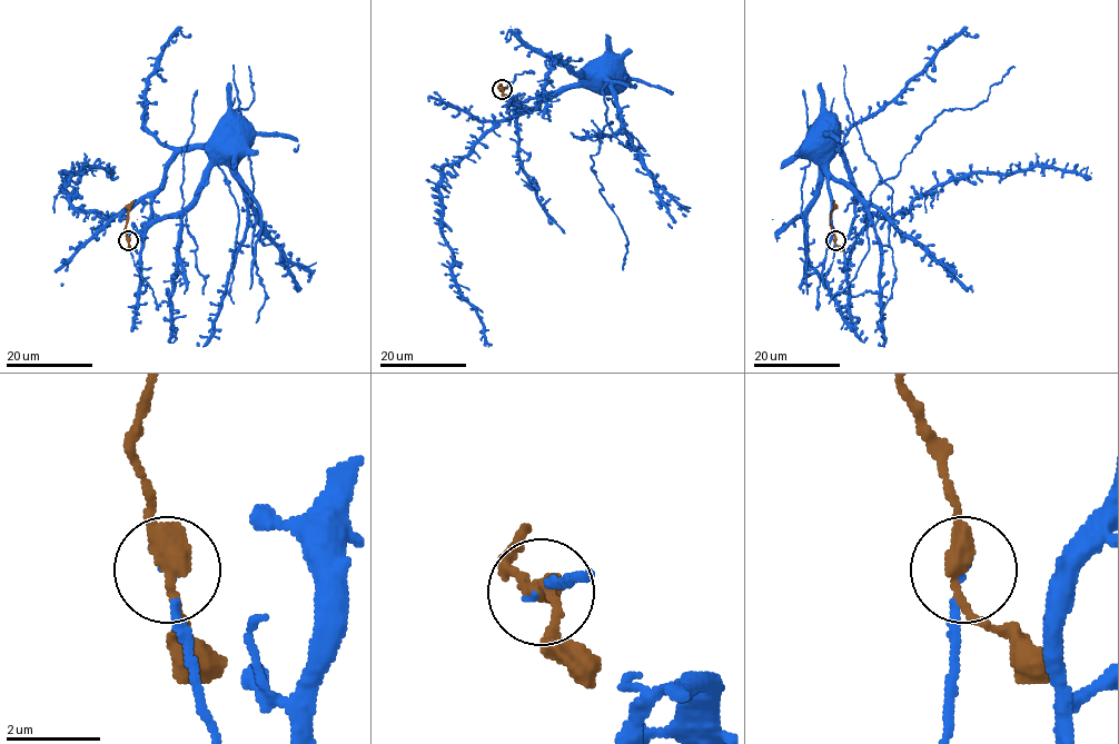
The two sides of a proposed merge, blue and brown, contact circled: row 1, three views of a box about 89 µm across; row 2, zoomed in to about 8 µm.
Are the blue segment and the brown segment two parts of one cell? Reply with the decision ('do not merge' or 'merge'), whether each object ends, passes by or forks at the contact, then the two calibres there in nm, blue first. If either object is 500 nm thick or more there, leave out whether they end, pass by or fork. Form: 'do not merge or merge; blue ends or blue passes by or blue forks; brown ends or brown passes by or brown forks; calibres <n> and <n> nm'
merge; blue ends; brown passes by; calibres 50 and 400 nm

